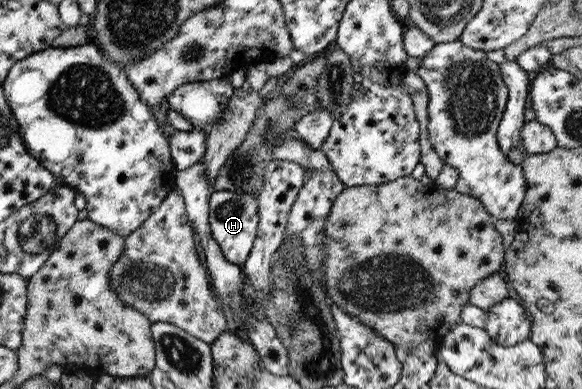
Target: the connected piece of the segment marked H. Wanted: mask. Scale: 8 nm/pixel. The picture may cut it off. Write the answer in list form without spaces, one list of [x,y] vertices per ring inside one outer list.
[[[214,190],[209,196],[207,212],[211,237],[217,242],[223,257],[238,266],[245,261],[255,237],[258,222],[256,199],[252,192],[232,190]]]

